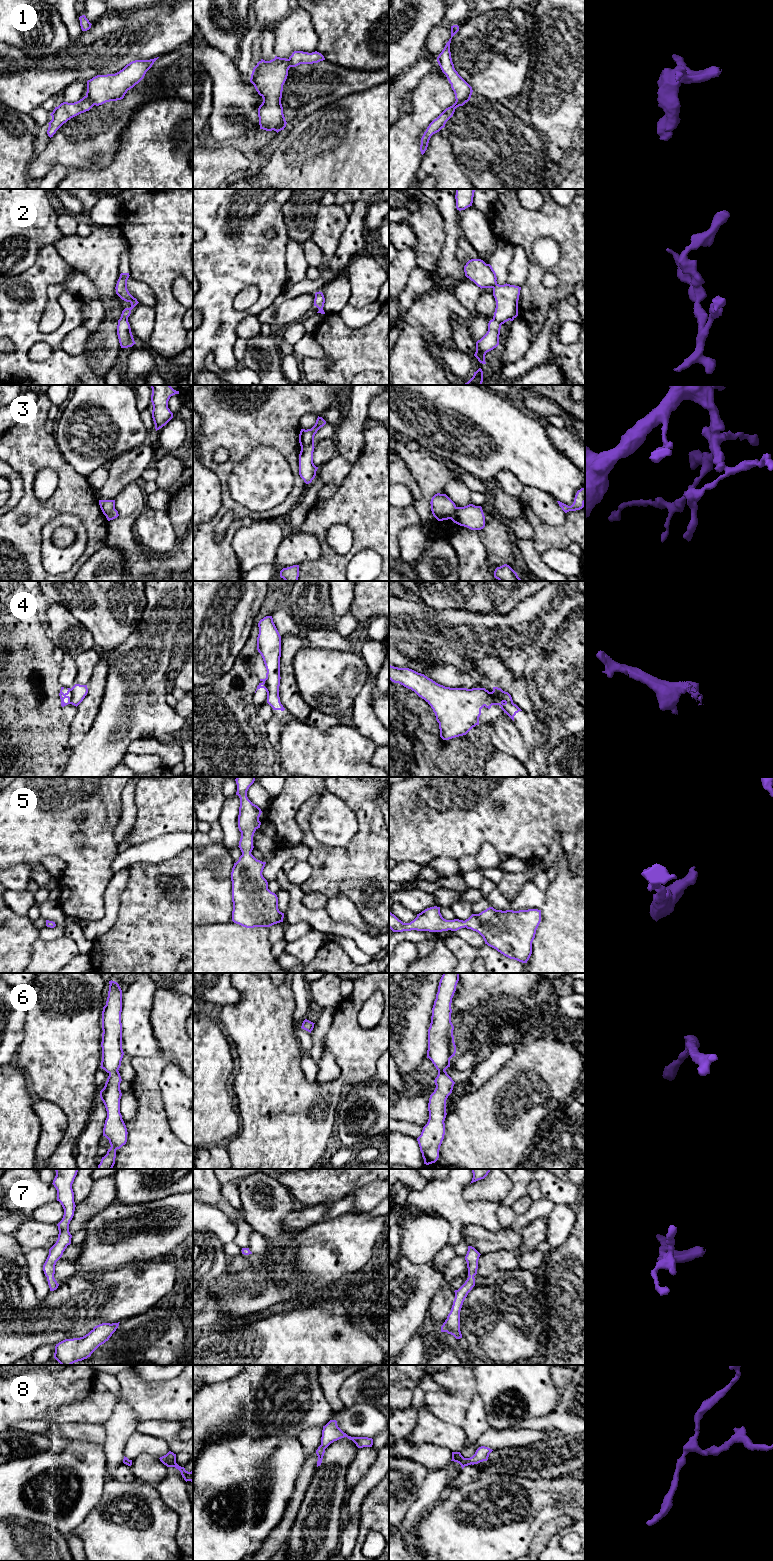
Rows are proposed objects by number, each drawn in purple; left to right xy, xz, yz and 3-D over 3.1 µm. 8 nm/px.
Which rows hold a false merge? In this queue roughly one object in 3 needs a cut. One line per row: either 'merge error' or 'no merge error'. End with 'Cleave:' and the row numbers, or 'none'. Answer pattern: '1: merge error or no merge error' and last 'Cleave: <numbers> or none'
1: merge error
2: no merge error
3: merge error
4: merge error
5: no merge error
6: no merge error
7: no merge error
8: no merge error
Cleave: 1, 3, 4

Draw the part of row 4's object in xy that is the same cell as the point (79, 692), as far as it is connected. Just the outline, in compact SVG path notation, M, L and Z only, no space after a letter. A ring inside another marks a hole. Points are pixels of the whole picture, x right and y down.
M75 684L71 688L71 691L73 694L71 704L77 707L87 695L88 688L87 688L87 685Z

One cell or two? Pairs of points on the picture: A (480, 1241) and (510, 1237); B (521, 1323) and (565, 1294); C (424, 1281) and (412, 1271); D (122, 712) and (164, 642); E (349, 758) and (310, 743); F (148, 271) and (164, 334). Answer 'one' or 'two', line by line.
A: one
B: two
C: one
D: one
E: one
F: one

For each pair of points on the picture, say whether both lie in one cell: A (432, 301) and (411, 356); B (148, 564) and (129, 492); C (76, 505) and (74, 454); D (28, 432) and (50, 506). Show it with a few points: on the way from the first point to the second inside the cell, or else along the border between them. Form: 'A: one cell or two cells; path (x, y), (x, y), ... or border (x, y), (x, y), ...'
A: one cell; path (427, 315), (419, 323), (417, 342)
B: one cell; path (130, 546), (127, 543), (127, 516), (129, 510)
C: two cells; border (61, 451), (64, 458), (79, 473), (86, 477)
D: one cell; path (28, 453), (29, 496)

